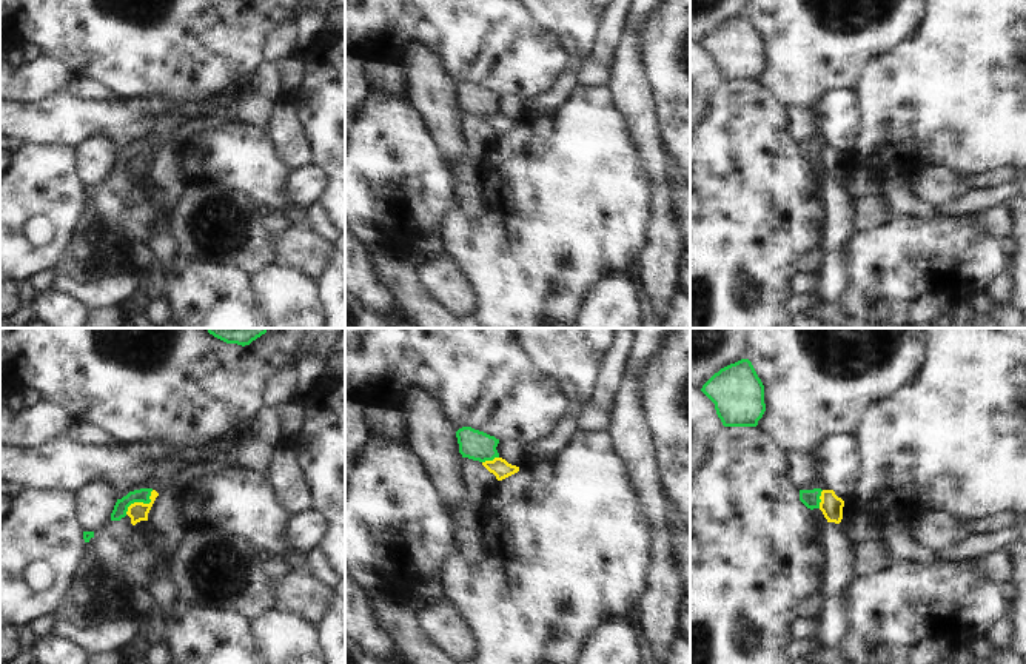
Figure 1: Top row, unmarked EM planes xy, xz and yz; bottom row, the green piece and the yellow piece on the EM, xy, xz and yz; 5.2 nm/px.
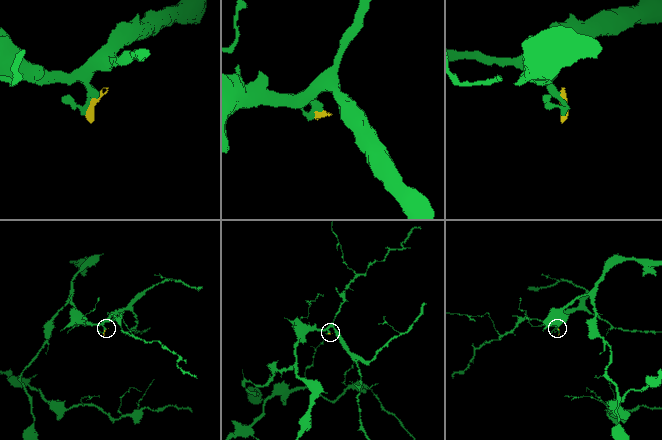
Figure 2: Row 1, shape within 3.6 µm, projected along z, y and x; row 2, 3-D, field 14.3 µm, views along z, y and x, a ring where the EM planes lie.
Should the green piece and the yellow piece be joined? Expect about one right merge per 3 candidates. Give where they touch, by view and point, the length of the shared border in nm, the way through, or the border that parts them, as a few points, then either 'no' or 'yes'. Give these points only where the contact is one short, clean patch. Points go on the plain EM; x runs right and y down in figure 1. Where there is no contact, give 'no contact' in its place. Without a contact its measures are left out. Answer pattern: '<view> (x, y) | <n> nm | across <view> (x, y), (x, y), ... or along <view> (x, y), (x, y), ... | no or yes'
xy (140, 156) | 200 nm | along xy (153, 145), (148, 157), (133, 157), (125, 168) | no

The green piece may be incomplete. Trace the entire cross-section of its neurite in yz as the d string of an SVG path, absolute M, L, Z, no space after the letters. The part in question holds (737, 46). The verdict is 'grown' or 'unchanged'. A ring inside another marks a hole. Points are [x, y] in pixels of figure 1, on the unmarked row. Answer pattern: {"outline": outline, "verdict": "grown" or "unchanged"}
{"outline": "M749 14L721 23L701 46L715 59L724 82L756 82L766 66L764 40Z", "verdict": "unchanged"}

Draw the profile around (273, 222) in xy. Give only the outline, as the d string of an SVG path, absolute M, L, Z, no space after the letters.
M268 211L262 219L262 226L273 234L279 234L291 225L282 214Z

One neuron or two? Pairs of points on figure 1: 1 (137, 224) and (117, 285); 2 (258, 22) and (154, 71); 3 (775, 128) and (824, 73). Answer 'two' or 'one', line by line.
1: two
2: one
3: two

